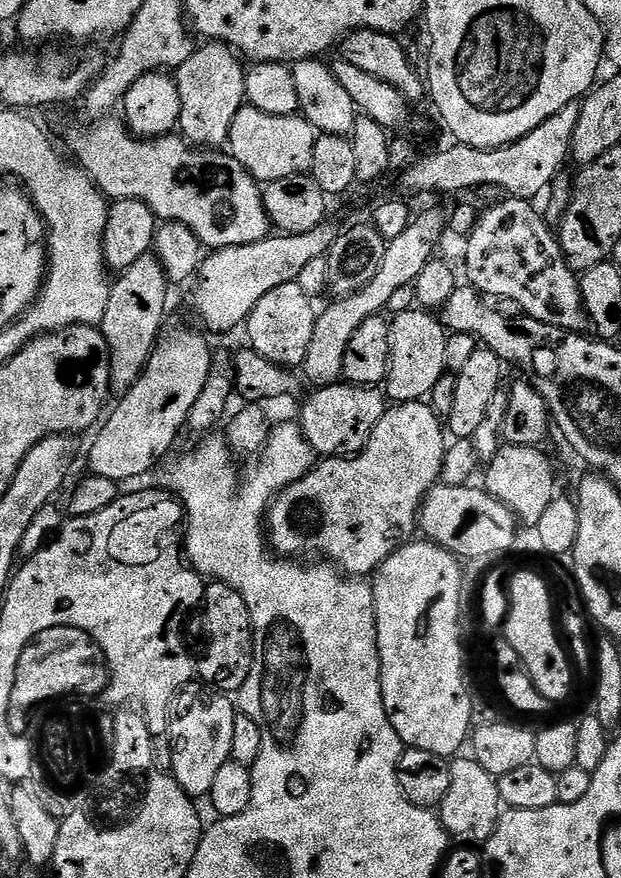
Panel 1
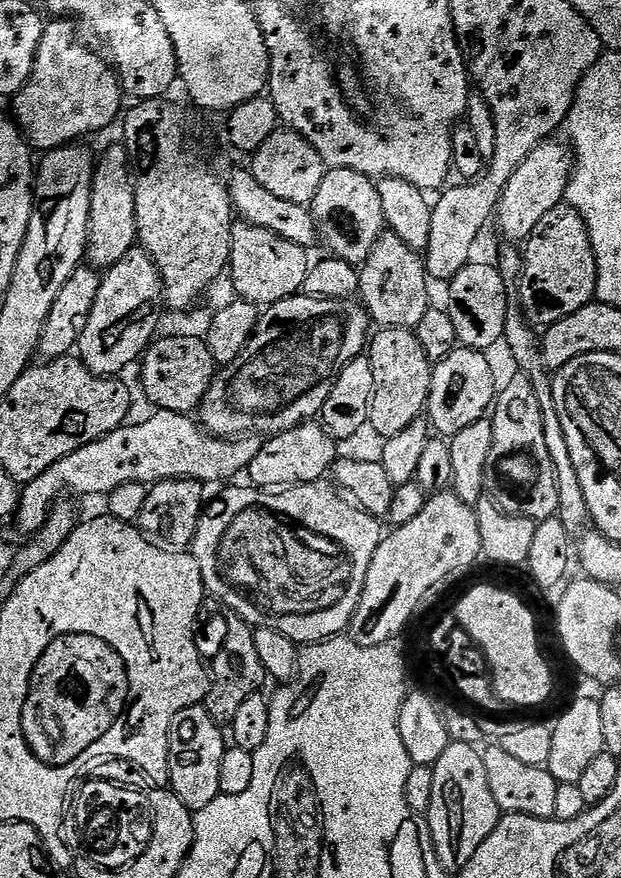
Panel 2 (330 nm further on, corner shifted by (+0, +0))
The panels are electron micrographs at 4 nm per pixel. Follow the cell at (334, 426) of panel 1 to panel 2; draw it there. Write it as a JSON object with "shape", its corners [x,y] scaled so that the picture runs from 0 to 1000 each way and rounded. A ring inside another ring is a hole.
{"shape":[[[515,481],[483,483],[459,492],[446,492],[427,500],[415,522],[403,526],[396,534],[404,550],[427,558],[449,558],[472,551],[507,551],[530,541],[531,534],[544,523],[543,502],[533,492]]]}

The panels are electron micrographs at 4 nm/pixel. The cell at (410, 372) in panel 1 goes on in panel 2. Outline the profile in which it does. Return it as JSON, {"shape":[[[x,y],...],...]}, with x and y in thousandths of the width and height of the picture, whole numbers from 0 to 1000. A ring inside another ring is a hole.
{"shape":[[[655,374],[607,377],[597,384],[589,404],[602,421],[602,449],[593,468],[593,483],[612,499],[647,494],[660,481],[684,473],[694,446],[697,411],[689,409],[686,399],[680,399],[668,377]]]}

